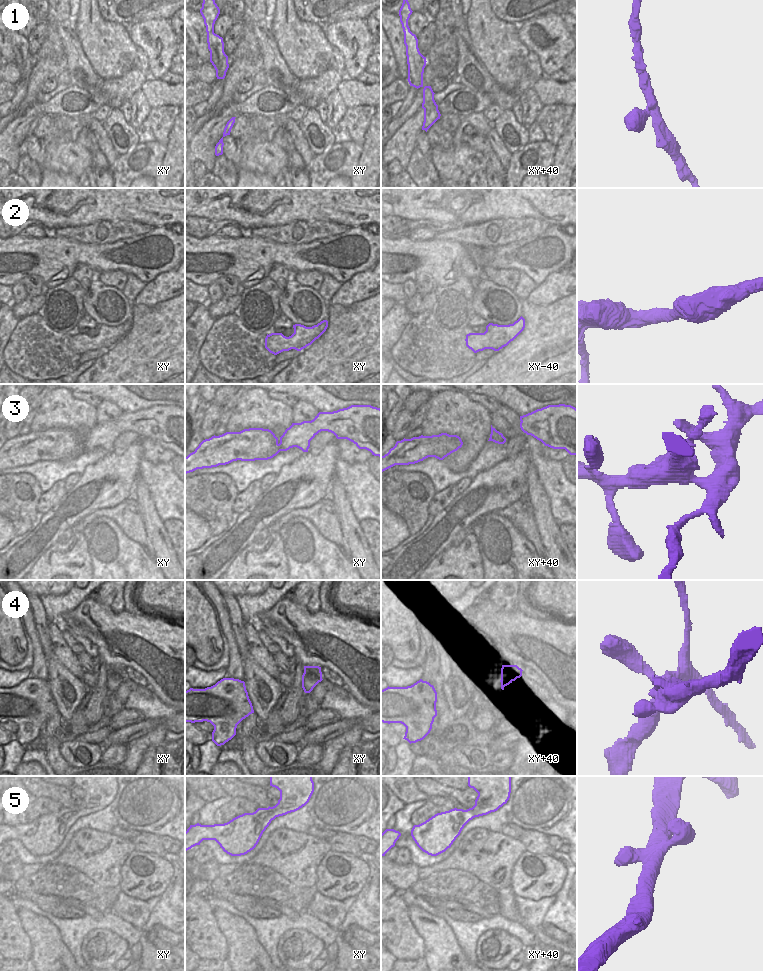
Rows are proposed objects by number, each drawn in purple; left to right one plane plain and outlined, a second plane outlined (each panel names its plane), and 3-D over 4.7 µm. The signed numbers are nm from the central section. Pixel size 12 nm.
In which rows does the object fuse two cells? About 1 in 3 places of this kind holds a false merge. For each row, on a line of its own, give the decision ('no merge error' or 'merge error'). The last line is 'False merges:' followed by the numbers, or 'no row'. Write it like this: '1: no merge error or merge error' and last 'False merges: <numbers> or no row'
1: no merge error
2: no merge error
3: merge error
4: merge error
5: no merge error
False merges: 3, 4

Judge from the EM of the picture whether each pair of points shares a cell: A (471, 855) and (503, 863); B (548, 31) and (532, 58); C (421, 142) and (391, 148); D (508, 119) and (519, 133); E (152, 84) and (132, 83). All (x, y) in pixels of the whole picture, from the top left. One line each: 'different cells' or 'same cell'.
A: same cell
B: different cells
C: different cells
D: same cell
E: different cells

